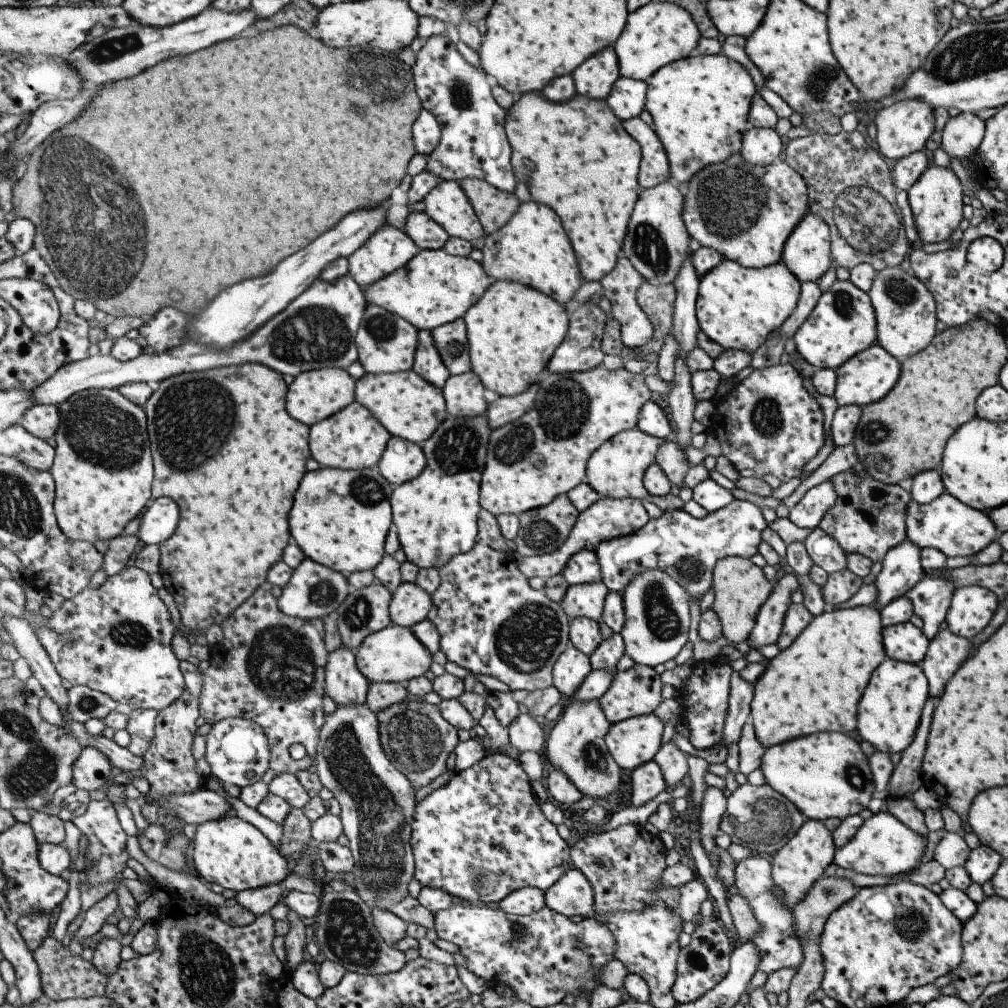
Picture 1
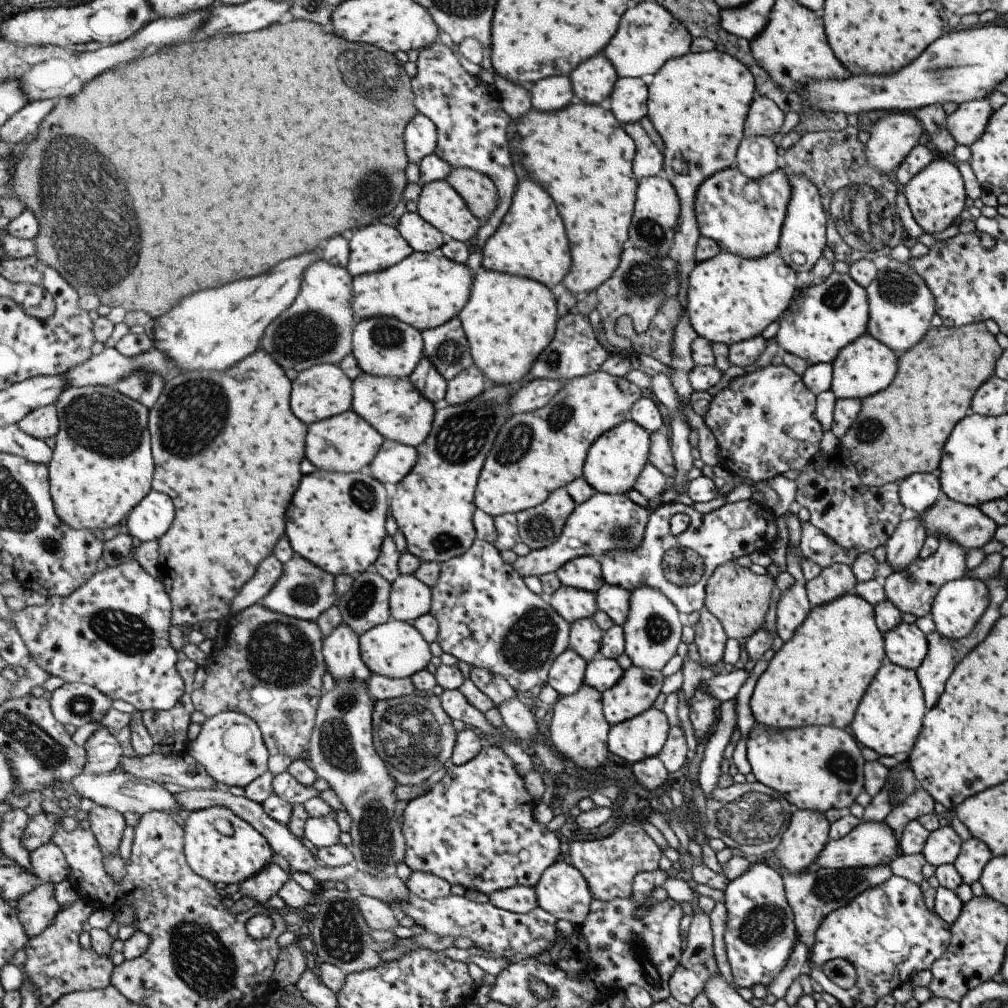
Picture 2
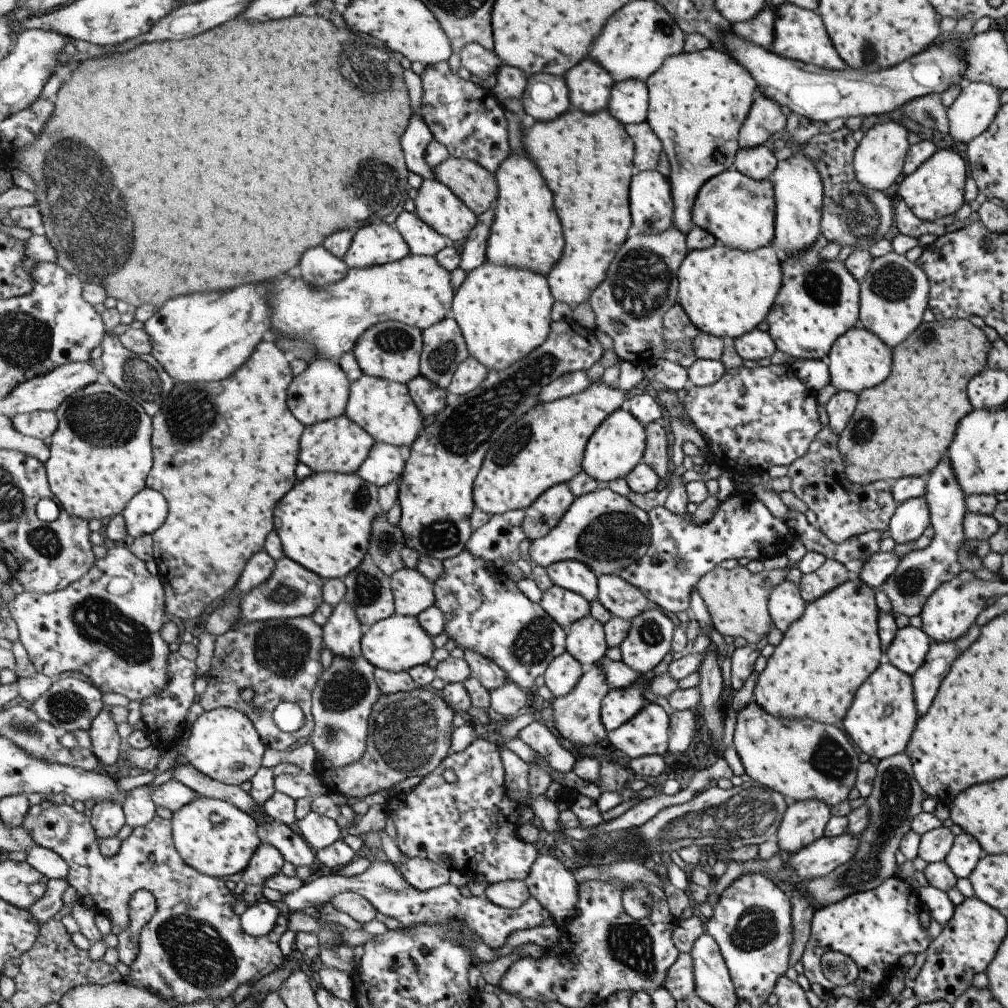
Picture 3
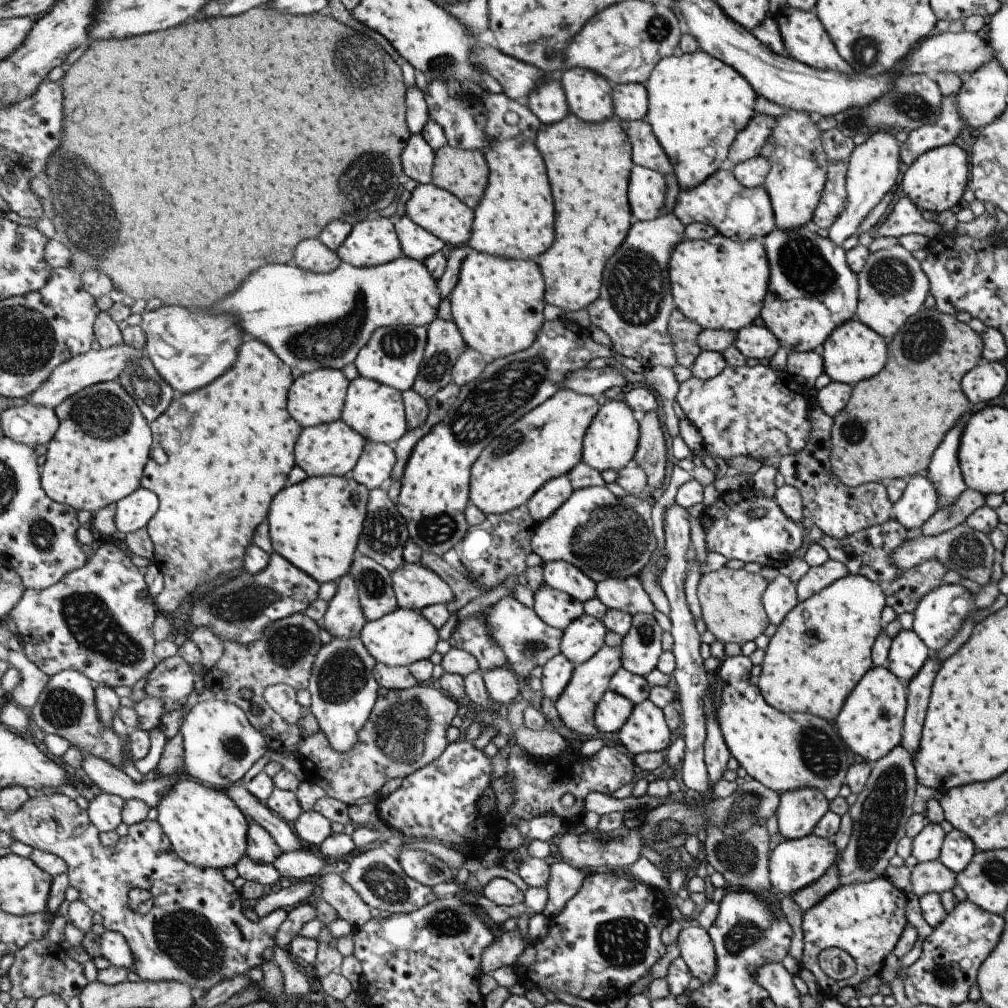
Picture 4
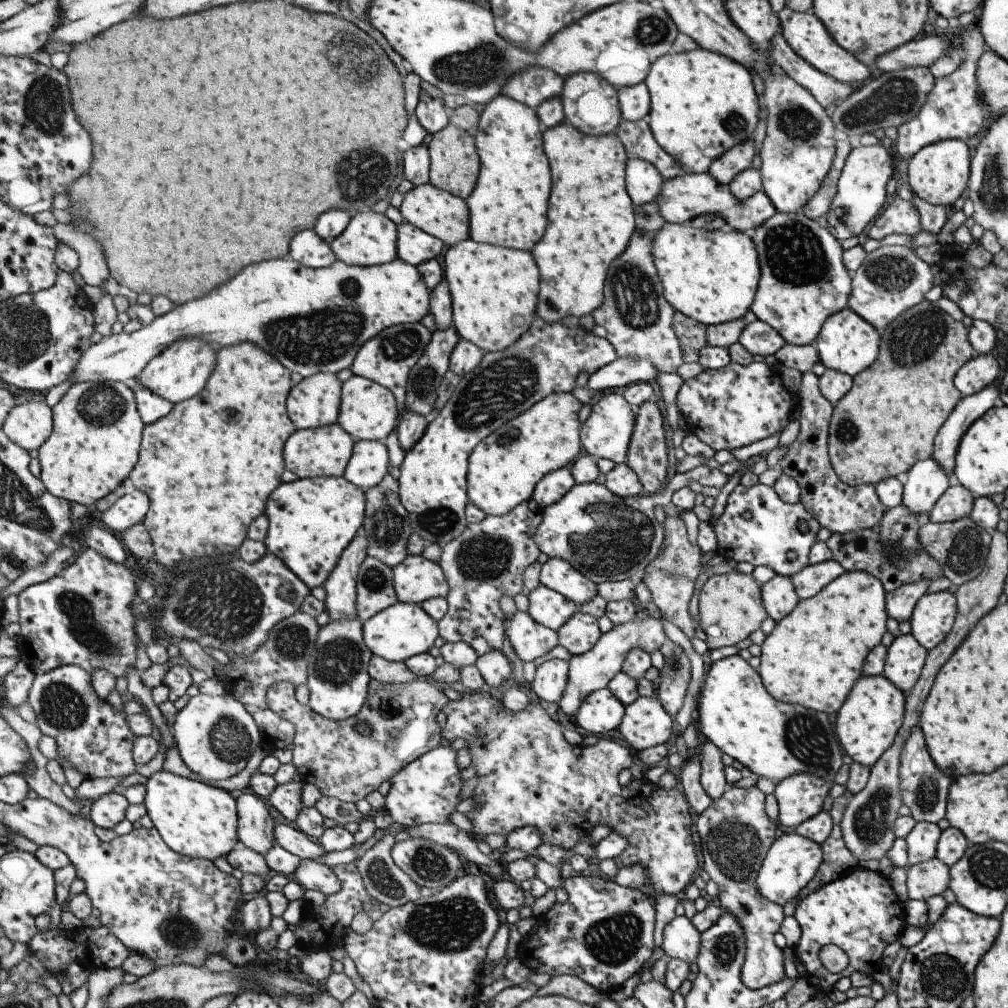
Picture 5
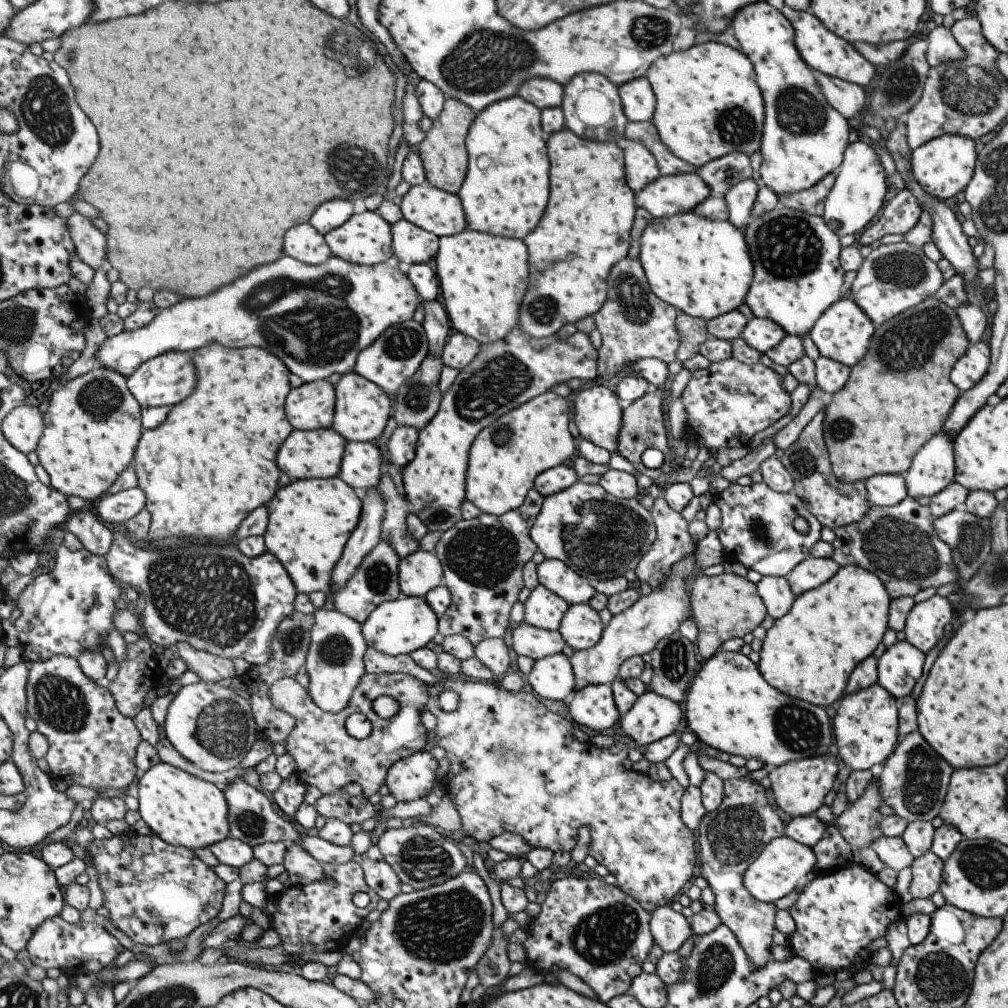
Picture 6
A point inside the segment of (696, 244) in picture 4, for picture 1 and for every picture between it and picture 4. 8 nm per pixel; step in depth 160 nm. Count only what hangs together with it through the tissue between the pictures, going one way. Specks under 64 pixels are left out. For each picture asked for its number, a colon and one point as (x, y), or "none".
1: (738, 308)
2: (731, 299)
3: (727, 292)

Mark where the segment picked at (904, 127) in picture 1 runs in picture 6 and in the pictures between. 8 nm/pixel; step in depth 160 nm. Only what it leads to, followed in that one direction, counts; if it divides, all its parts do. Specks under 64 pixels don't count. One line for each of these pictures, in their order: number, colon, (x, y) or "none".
2: (892, 137)
3: (876, 162)
4: (873, 166)
5: (860, 189)
6: (854, 200)

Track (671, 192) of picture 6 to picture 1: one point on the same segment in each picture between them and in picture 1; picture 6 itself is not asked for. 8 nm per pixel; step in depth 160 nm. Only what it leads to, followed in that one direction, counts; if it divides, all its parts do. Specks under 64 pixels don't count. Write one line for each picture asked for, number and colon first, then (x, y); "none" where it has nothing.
1: (745, 212)
2: (743, 216)
3: (738, 211)
4: (739, 213)
5: (684, 198)

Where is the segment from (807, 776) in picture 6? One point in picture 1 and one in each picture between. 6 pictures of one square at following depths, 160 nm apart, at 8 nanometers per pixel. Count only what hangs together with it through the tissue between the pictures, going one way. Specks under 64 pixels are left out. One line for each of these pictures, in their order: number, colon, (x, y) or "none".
1: (795, 867)
2: (806, 834)
3: (802, 823)
4: (797, 812)
5: (800, 796)

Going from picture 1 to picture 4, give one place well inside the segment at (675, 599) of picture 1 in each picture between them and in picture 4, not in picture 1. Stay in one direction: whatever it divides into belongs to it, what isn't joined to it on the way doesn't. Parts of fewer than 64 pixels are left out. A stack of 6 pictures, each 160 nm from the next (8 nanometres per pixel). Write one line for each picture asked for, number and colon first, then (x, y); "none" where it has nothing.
2: (653, 631)
3: (649, 640)
4: (642, 647)

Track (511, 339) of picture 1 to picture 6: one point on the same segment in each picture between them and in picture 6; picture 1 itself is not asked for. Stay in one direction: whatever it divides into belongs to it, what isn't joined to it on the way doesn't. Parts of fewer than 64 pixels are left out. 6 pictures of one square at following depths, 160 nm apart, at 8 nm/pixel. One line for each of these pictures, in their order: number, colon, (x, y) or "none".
2: (510, 320)
3: (504, 313)
4: (499, 303)
5: (495, 290)
6: (484, 278)

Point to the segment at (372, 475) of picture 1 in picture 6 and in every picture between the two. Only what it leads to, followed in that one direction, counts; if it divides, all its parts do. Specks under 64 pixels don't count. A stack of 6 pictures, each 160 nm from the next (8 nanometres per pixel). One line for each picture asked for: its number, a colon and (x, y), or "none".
2: (337, 520)
3: (325, 523)
4: (317, 524)
5: (312, 521)
6: (311, 521)

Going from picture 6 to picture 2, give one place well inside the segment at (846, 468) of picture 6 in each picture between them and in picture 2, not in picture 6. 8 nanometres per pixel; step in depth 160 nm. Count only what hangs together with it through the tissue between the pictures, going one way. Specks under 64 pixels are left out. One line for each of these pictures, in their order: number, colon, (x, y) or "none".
2: (901, 430)
3: (902, 427)
4: (893, 422)
5: (887, 421)

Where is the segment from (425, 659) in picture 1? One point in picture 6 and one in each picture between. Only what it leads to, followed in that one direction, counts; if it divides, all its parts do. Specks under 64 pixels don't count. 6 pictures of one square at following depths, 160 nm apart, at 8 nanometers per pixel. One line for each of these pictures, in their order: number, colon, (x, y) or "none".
2: (397, 649)
3: (399, 643)
4: (404, 637)
5: (398, 633)
6: (400, 627)

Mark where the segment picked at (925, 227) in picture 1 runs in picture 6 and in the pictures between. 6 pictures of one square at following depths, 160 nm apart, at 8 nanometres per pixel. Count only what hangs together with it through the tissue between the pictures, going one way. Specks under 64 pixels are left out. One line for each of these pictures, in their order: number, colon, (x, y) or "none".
2: (935, 195)
3: (934, 189)
4: (935, 181)
5: (937, 173)
6: (942, 166)

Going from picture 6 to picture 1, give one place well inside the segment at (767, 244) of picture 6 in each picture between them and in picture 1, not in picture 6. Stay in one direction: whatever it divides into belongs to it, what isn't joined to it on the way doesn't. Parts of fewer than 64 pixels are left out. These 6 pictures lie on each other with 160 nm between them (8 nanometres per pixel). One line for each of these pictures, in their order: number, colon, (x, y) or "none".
1: (841, 324)
2: (820, 320)
3: (818, 301)
4: (811, 290)
5: (805, 281)

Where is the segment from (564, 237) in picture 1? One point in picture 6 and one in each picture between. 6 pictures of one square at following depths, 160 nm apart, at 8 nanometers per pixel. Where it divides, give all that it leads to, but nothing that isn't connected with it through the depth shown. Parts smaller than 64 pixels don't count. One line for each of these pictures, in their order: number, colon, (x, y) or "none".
2: (532, 241)
3: (527, 233)
4: (517, 217)
5: (510, 206)
6: (508, 189)

